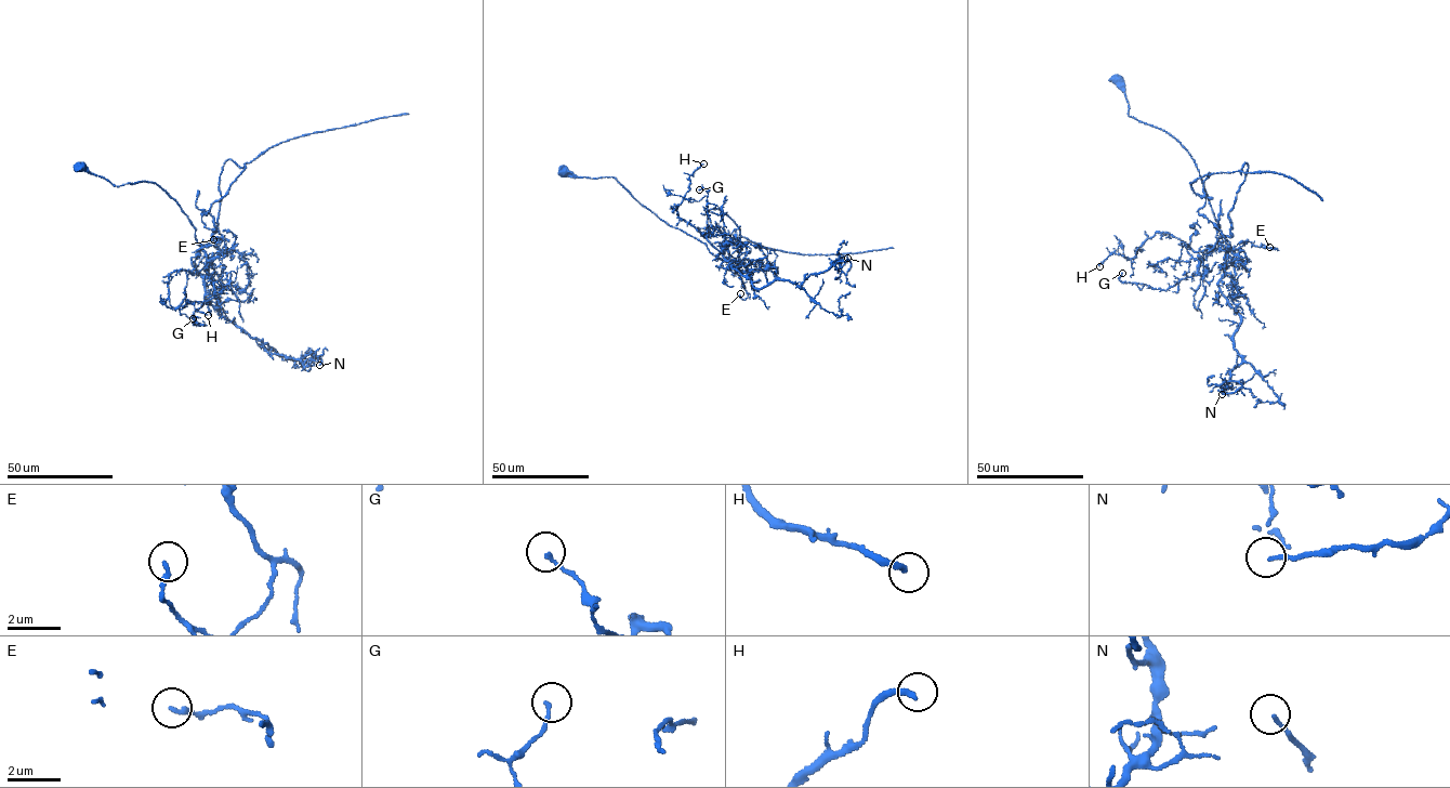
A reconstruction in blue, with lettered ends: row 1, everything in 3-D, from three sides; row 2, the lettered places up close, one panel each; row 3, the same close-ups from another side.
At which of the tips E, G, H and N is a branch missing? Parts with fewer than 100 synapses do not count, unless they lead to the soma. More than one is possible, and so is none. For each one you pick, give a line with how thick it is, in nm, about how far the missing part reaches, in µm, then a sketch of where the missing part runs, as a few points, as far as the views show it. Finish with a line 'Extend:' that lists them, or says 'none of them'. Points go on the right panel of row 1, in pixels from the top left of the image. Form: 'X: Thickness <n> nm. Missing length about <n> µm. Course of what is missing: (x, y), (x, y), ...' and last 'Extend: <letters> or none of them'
Extend: none of them

